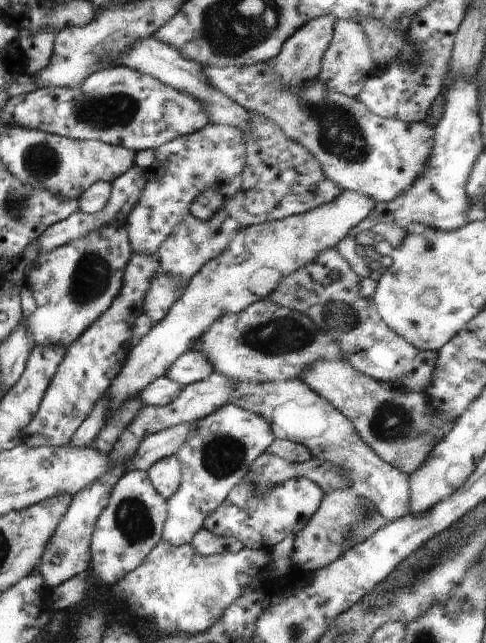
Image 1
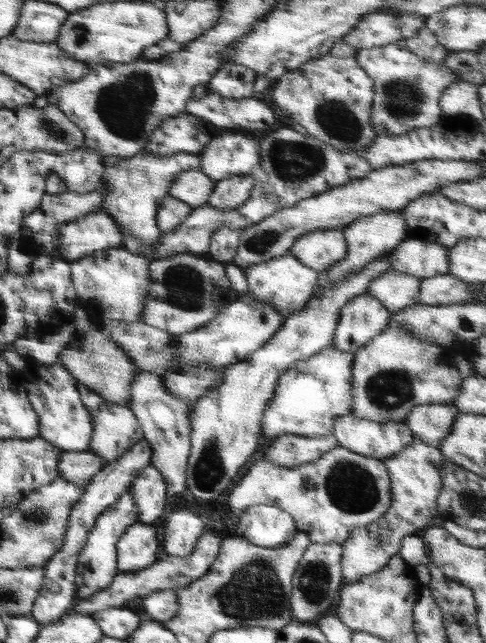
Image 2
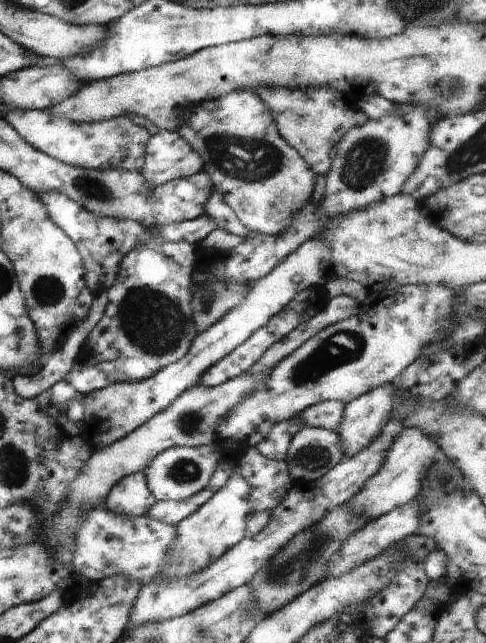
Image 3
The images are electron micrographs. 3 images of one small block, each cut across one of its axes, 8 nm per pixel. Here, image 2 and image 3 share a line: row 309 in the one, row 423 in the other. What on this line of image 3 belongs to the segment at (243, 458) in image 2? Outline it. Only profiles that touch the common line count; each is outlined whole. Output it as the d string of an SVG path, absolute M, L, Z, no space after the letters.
M321 401L300 414L305 427L321 427L330 431L340 430L346 404L339 401Z

